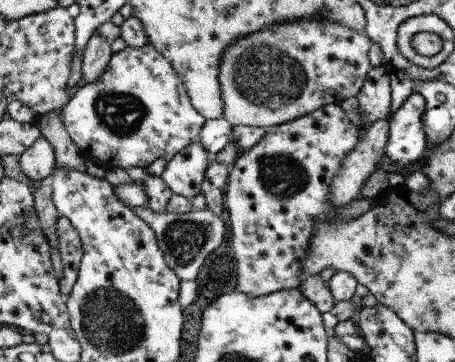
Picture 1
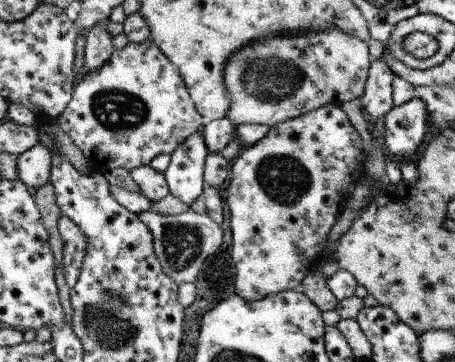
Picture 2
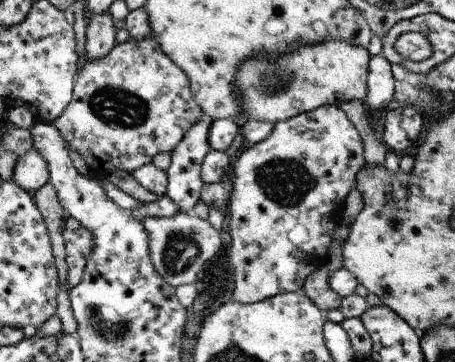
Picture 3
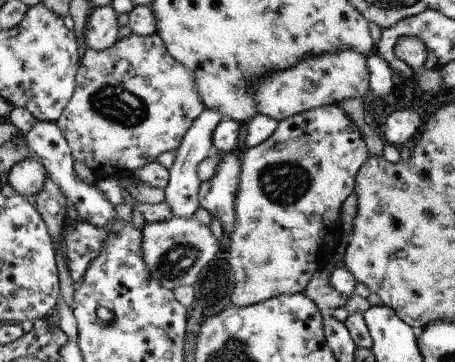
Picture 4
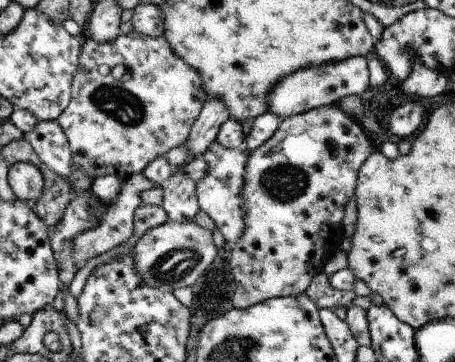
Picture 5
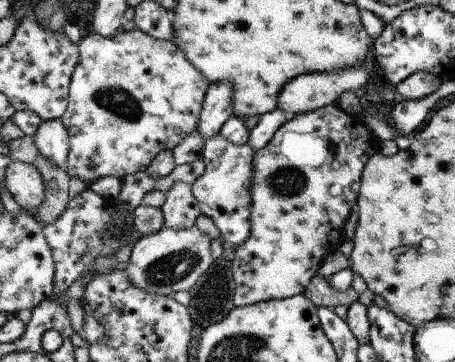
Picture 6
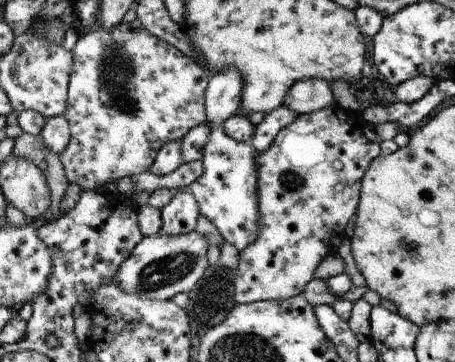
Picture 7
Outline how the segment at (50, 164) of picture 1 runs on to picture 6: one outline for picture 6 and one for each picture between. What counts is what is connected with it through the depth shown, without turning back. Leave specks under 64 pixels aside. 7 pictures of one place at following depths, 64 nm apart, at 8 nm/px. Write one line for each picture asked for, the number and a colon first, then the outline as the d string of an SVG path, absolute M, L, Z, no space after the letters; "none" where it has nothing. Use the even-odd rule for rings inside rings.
2: M37 142L31 150L21 154L17 158L17 178L23 182L29 190L43 188L49 184L51 178L51 154L49 148Z
3: M29 150L19 156L13 168L13 182L21 186L25 192L35 194L43 184L49 182L49 170L45 158L37 150Z
4: M33 156L17 162L15 166L9 168L7 172L7 184L21 196L31 196L35 198L37 192L43 190L47 176L47 168Z
5: M17 162L9 166L7 184L11 194L21 202L35 202L43 192L41 170L29 162Z
6: M9 162L5 168L5 190L17 202L21 210L35 214L37 206L43 202L45 186L39 172L31 164Z

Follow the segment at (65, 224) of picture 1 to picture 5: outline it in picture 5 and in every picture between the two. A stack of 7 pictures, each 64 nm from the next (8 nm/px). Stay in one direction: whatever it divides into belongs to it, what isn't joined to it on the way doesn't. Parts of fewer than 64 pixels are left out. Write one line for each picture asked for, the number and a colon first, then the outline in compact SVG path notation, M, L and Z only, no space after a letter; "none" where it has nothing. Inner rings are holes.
2: M61 216L57 222L57 232L63 240L63 274L69 290L77 284L81 274L83 258L87 254L87 236L81 228L67 216Z
3: M65 216L61 224L61 236L65 242L65 264L67 264L67 284L69 284L67 288L71 290L83 278L83 270L89 256L93 254L95 240L89 228L85 228L81 222L69 216Z
4: M73 222L73 226L65 226L63 246L71 284L77 284L83 278L89 262L101 252L105 238L107 232L103 228L93 228L83 222Z
5: M143 172L139 174L131 174L131 178L127 178L121 188L119 188L119 196L117 196L117 202L113 206L107 208L107 214L105 218L95 226L95 228L89 228L85 232L81 232L79 236L75 236L75 242L71 244L71 260L75 262L77 268L83 268L87 260L91 258L97 258L121 244L125 244L131 236L133 236L133 214L135 210L141 206L141 200L139 200L139 194L143 190L151 190L151 188L157 188L157 184L149 182Z

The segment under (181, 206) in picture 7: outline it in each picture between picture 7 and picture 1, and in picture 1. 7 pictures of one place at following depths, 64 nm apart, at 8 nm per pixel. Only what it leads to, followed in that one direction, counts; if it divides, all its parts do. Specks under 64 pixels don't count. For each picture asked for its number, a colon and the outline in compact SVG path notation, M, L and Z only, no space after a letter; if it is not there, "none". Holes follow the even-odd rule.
1: M195 140L167 162L161 178L163 182L167 182L173 196L193 200L193 196L201 194L199 184L205 180L207 166L209 166L207 150L199 140Z
2: M201 130L191 134L181 146L177 146L169 154L171 162L163 174L169 194L175 196L175 200L191 206L191 202L195 202L195 198L201 194L207 154L209 148Z
3: M201 116L199 122L187 130L187 134L179 142L179 146L175 146L175 150L171 152L171 164L167 168L167 190L163 196L169 198L171 202L175 202L179 212L193 210L197 200L201 200L201 190L205 186L205 182L201 178L201 164L203 164L205 156L211 152L209 130L211 130L213 122L215 120L211 116Z
4: M203 110L203 114L199 114L197 122L191 126L191 130L187 130L187 136L183 138L183 144L179 146L179 150L175 150L175 158L173 164L169 168L169 186L165 186L165 202L173 214L173 218L195 218L195 210L199 208L199 186L203 186L199 182L199 162L203 162L211 152L213 152L213 144L211 144L211 134L215 134L215 126L219 126L221 114L217 110Z
5: M209 98L205 100L205 106L203 106L203 112L199 114L199 118L195 118L195 126L191 126L191 136L187 138L185 142L185 148L187 148L187 160L177 166L177 170L171 174L171 178L167 180L165 188L163 188L163 212L167 214L167 220L169 222L189 222L195 218L195 214L199 212L199 200L195 196L195 186L197 182L193 182L191 178L185 176L185 172L181 170L185 164L193 162L193 160L201 160L203 158L203 152L211 146L211 142L215 142L215 138L219 136L219 130L223 126L223 122L231 120L231 116L227 114L227 108L225 104L219 100L219 98Z
6: M179 180L163 194L165 194L165 202L161 204L163 228L173 228L173 230L193 228L201 210L199 210L199 200L195 200L195 194L191 192L191 184Z

